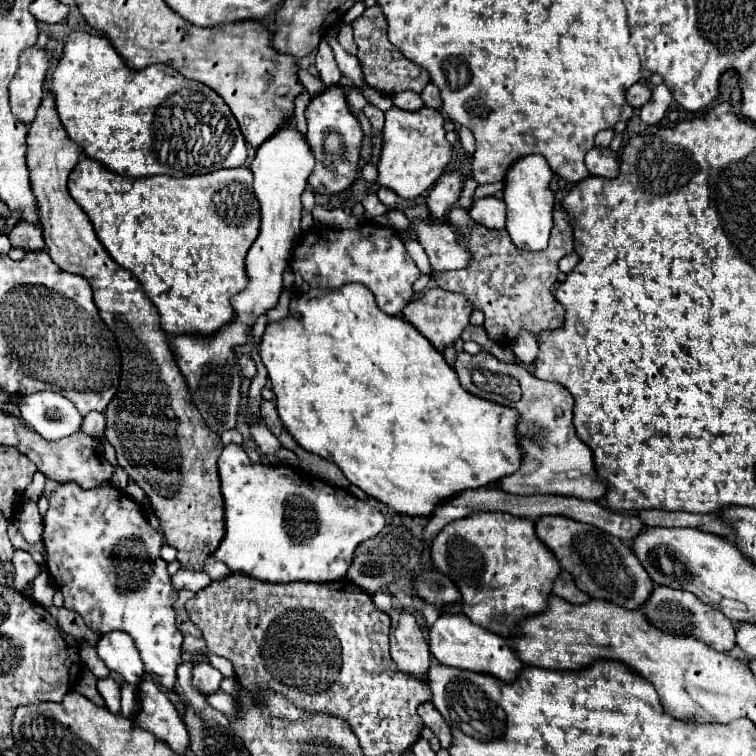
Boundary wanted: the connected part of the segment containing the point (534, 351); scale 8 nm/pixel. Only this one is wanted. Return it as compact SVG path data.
M520 331L512 343L512 351L520 363L532 365L538 355L538 339L530 331Z

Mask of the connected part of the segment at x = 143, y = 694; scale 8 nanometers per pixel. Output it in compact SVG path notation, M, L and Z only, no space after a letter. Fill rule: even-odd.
M146 679L138 685L138 693L140 713L136 715L136 725L168 743L176 753L186 753L188 731L164 691Z

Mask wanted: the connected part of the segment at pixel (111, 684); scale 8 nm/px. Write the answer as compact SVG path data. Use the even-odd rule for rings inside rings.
M112 677L98 679L98 693L102 695L106 709L112 713L120 713L120 689L122 685Z

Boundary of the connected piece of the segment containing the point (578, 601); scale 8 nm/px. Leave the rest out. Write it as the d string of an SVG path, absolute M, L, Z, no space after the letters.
M562 571L560 577L556 579L556 583L554 583L554 595L566 599L566 601L572 603L572 605L582 605L582 603L588 603L588 601L592 599L590 595L582 593L582 591L574 585L572 577L568 575L568 571Z

